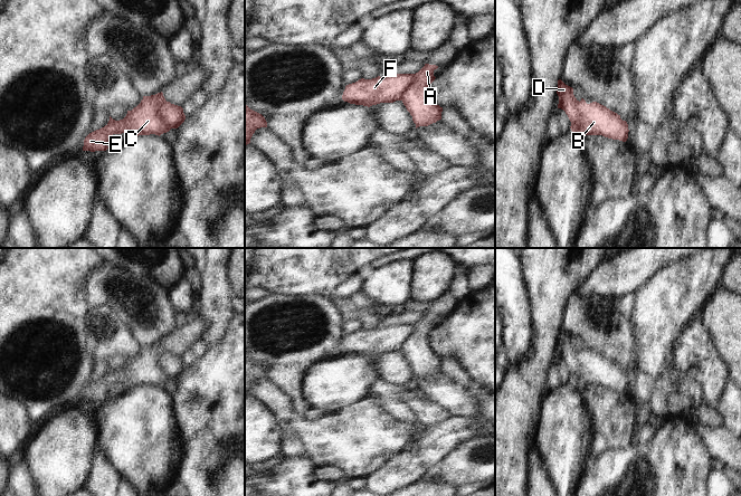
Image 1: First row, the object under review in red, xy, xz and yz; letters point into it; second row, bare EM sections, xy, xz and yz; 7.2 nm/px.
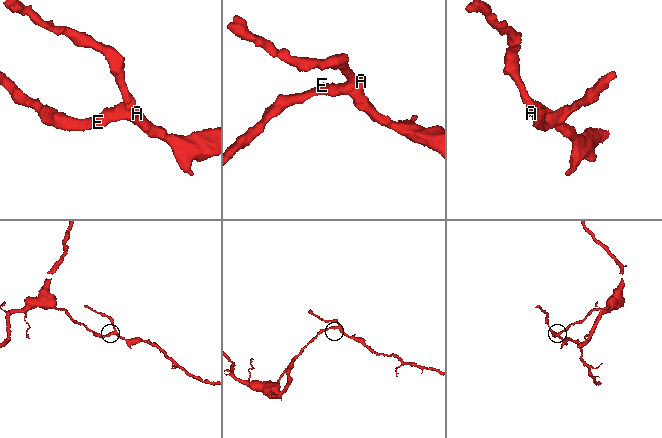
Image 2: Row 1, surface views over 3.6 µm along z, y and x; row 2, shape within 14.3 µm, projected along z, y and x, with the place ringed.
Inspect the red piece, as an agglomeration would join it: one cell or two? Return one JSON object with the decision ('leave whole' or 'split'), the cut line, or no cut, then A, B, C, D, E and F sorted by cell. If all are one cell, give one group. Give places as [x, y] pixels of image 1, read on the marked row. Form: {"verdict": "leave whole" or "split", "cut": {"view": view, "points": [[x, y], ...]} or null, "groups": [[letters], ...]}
{"verdict": "split", "cut": {"view": "xy", "points": [[158, 93], [161, 98], [159, 113], [170, 129]]}, "groups": [["A", "B", "D"], ["C", "E", "F"]]}

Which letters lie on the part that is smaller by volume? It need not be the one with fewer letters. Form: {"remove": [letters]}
{"remove": ["A", "B", "D"]}

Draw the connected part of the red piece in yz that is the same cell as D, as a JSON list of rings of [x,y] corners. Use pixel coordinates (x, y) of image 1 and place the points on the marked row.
[[[558,80],[558,108],[566,112],[571,123],[578,122],[585,135],[602,135],[608,139],[626,142],[628,139],[628,124],[620,115],[606,106],[592,102],[580,103],[573,95],[573,88]]]

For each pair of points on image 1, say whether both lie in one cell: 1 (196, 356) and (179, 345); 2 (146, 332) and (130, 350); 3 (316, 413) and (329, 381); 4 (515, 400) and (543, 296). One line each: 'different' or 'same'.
1: different
2: different
3: different
4: same

